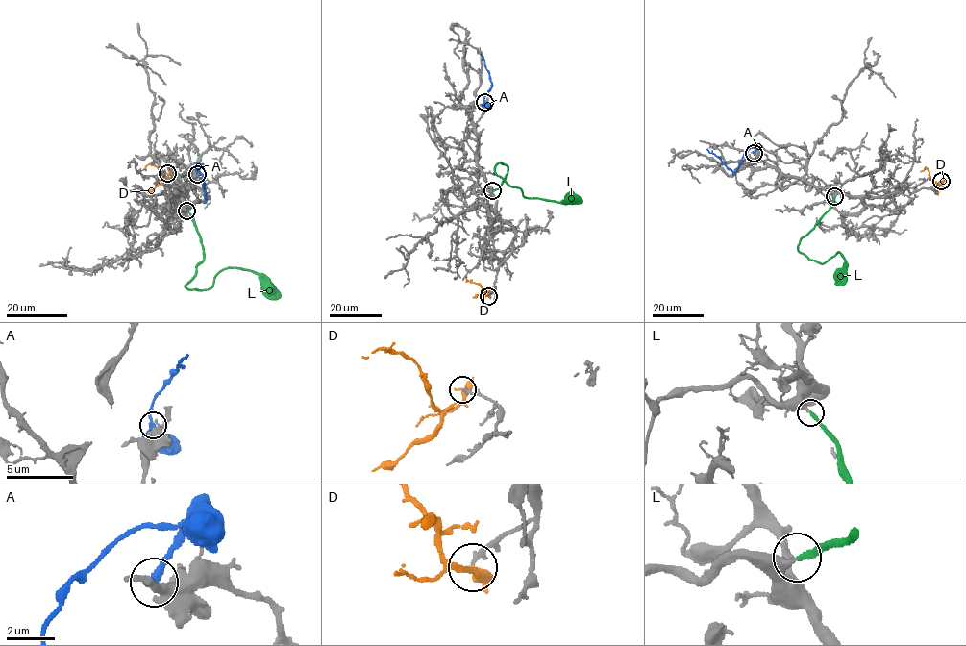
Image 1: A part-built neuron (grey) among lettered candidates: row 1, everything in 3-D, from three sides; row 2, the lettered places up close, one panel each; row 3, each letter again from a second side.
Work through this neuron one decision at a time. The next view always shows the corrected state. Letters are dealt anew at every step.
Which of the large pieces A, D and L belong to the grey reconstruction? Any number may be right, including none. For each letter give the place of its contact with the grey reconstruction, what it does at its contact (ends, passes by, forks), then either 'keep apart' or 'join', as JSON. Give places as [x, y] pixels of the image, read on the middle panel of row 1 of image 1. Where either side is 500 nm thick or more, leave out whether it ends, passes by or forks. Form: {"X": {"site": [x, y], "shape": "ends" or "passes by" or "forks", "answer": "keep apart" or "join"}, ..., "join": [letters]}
{"A": {"site": [484, 102], "shape": "ends", "answer": "keep apart"}, "D": {"site": [488, 296], "shape": "forks", "answer": "keep apart"}, "L": {"site": [492, 190], "shape": "ends", "answer": "join"}, "join": ["L"]}

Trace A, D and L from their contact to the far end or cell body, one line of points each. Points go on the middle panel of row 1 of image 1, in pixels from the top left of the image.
A: (484, 102), (492, 83), (481, 54)
D: (488, 295), (479, 284), (466, 280), (466, 276)
L: (492, 190), (506, 175), (507, 168), (501, 162), (495, 172), (525, 197), (570, 203), (579, 197)

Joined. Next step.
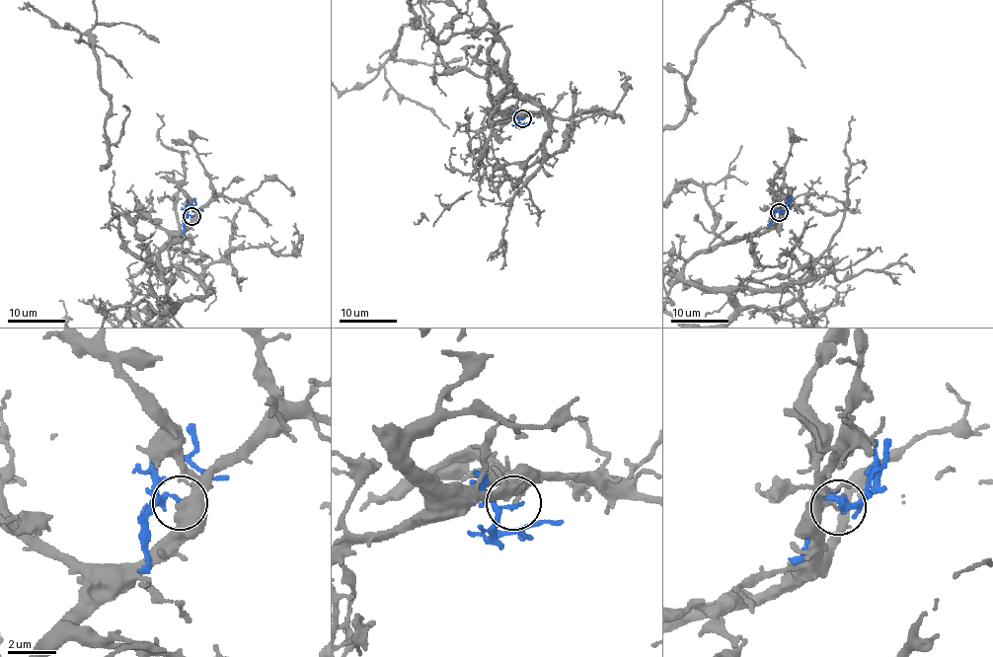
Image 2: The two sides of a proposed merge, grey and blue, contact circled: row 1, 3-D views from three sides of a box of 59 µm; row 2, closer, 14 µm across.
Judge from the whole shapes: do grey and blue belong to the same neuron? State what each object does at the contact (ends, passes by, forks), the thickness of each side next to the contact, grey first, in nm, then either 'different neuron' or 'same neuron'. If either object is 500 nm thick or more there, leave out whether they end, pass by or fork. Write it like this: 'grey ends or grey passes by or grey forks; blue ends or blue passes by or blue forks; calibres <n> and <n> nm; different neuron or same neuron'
grey ends; blue passes by; calibres 170 and 160 nm; different neuron

